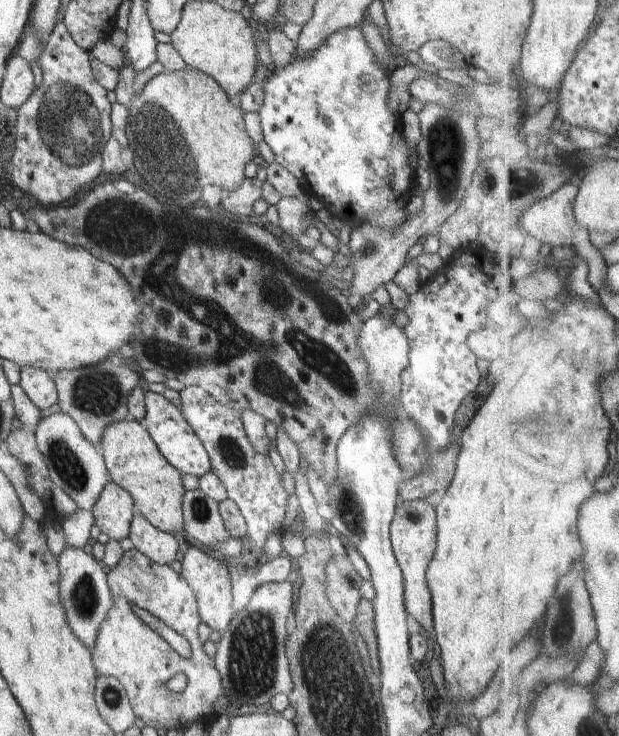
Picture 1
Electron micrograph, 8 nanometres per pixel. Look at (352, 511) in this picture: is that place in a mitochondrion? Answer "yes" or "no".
yes

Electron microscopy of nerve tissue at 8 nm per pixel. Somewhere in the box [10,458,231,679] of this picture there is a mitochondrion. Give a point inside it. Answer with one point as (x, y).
(84, 599)

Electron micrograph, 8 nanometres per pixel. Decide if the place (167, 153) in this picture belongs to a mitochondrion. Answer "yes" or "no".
yes

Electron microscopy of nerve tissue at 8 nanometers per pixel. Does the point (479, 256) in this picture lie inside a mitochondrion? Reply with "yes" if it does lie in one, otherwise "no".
no

